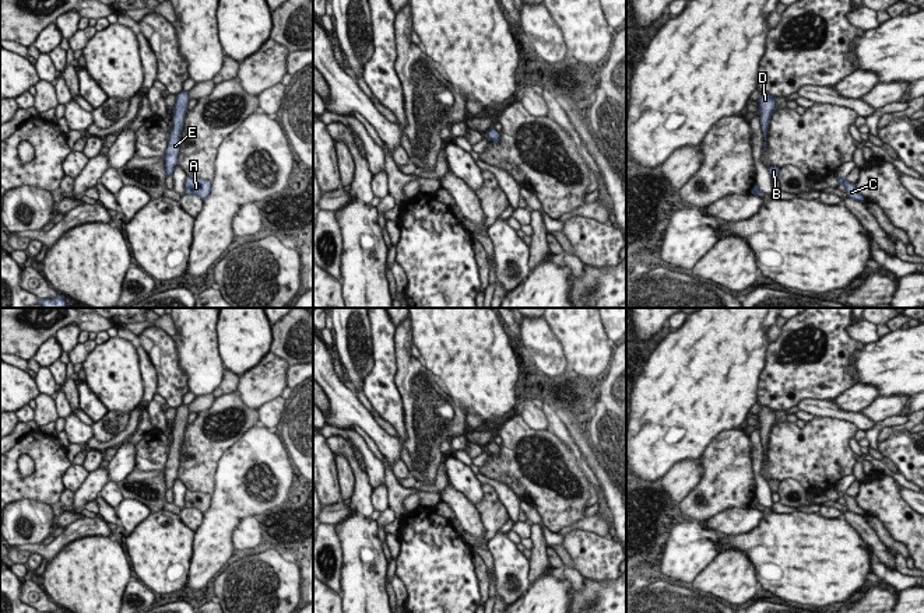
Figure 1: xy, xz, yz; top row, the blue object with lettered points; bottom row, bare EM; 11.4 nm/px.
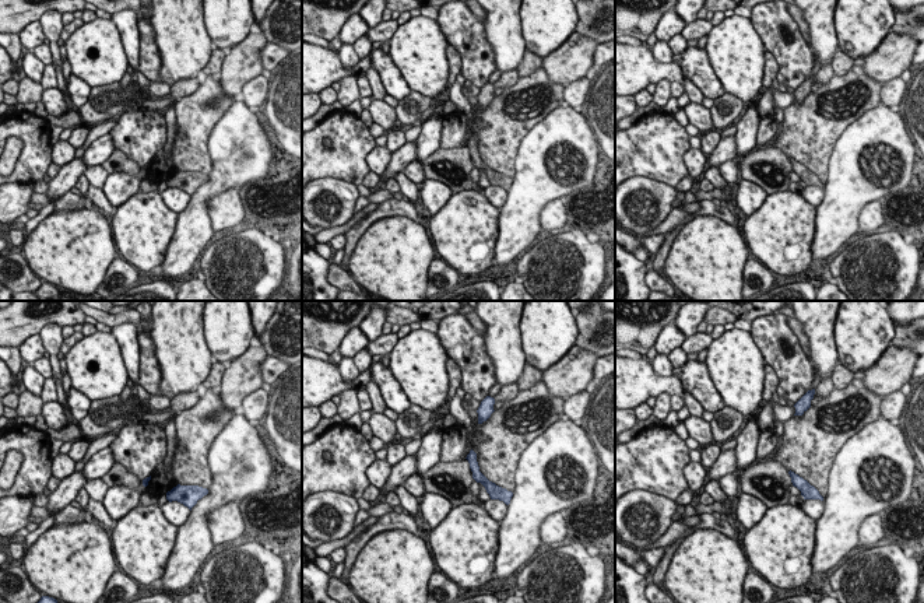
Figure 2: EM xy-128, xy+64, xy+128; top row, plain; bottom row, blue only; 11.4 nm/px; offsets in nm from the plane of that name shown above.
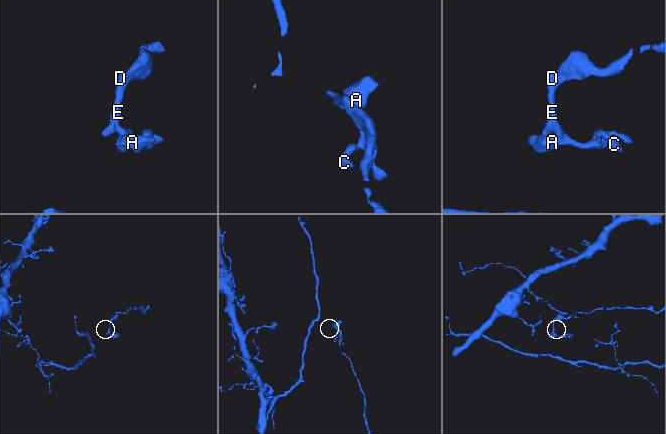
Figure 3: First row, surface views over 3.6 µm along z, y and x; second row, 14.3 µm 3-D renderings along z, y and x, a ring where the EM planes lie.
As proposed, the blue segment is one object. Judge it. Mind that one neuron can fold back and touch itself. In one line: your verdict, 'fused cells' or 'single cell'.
single cell

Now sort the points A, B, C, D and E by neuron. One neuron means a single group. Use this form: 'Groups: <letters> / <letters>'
Groups: A B C D E

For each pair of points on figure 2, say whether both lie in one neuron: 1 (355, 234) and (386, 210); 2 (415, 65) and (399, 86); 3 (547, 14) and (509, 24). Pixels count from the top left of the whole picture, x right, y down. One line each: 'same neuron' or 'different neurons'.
1: same neuron
2: different neurons
3: different neurons

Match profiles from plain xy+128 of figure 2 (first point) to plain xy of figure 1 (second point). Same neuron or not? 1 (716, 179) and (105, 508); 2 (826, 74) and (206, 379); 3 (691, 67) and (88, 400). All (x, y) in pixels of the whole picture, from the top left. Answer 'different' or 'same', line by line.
1: same
2: different
3: same

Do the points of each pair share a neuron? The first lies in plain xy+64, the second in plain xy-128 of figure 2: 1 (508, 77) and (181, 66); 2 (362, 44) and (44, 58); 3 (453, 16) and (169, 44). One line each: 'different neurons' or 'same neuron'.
1: different neurons
2: same neuron
3: different neurons

